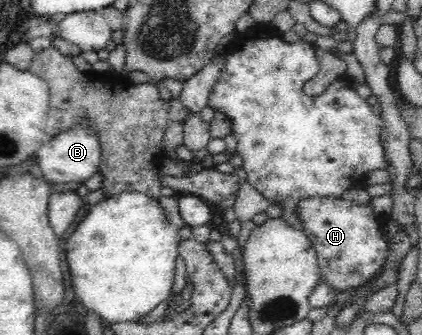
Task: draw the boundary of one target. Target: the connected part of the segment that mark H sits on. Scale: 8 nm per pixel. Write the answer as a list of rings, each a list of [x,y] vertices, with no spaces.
[[[312,197],[299,200],[297,213],[303,232],[318,254],[321,280],[336,293],[363,285],[385,265],[389,247],[384,241],[382,226],[388,216],[376,215],[371,205],[358,206],[344,197]]]

